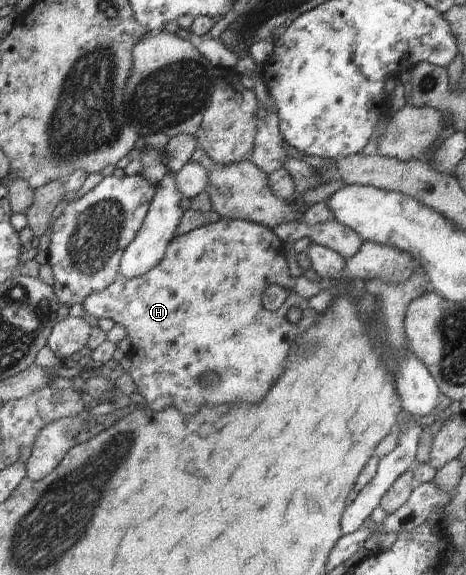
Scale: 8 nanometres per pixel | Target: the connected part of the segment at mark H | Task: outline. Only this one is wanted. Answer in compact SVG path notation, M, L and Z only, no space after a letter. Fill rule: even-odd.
M219 218L219 221L215 223L198 227L186 234L176 235L167 246L163 259L151 271L148 271L145 275L131 279L119 273L116 280L109 284L109 287L106 287L103 291L88 295L88 298L83 300L82 305L87 316L93 315L97 319L113 319L115 324L126 329L128 333L127 337L131 340L132 345L130 351L132 362L129 373L137 386L137 391L147 401L147 407L151 407L155 411L161 411L165 407L175 407L183 415L195 415L199 411L197 407L201 407L201 405L219 407L219 405L225 405L225 403L261 403L265 399L267 391L273 387L273 381L277 381L283 375L285 365L287 365L287 353L289 353L289 349L295 345L297 339L301 337L301 333L307 331L307 327L315 325L322 318L321 313L316 312L309 306L308 300L303 299L303 297L295 293L296 278L290 276L289 268L285 261L285 254L285 243L268 227L247 220ZM291 307L299 307L302 313L299 323L293 325L287 321L287 311ZM207 372L213 372L219 377L219 385L217 387L211 389L211 387L201 385L201 378Z

